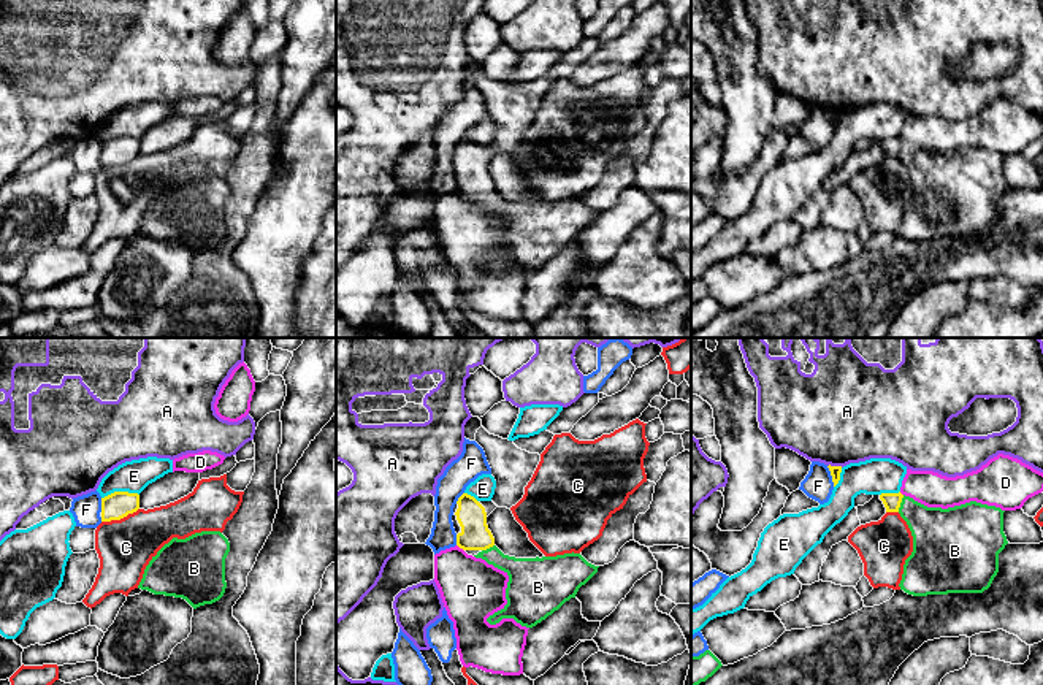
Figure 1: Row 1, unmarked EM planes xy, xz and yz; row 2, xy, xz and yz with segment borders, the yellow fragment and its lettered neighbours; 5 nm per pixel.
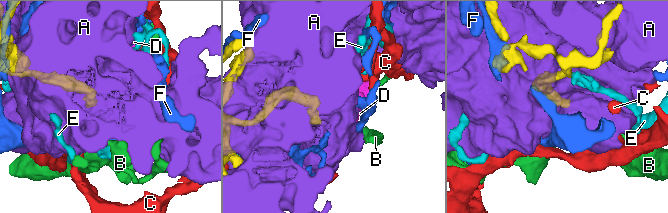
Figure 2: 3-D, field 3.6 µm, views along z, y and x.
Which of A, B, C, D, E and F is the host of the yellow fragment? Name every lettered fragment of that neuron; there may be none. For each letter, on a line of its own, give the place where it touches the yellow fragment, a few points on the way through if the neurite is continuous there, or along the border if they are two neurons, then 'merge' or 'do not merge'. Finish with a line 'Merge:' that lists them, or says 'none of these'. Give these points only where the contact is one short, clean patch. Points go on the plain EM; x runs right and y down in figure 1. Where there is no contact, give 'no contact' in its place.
A: contact yz (836, 111); do not merge
B: contact yz (901, 146); way yz (891, 146), (901, 146), (937, 178); merge
C: contact xy (119, 164); do not merge
D: contact xz (460, 192); border xz (457, 189), (463, 195); do not merge
E: contact xy (119, 137); do not merge
F: contact yz (831, 119); do not merge
Merge: B

